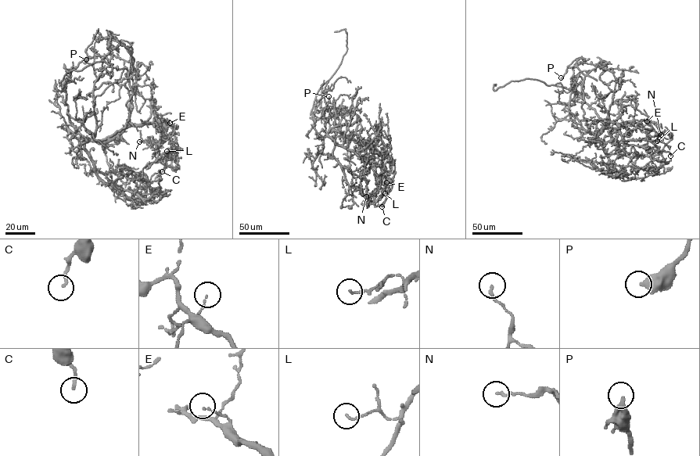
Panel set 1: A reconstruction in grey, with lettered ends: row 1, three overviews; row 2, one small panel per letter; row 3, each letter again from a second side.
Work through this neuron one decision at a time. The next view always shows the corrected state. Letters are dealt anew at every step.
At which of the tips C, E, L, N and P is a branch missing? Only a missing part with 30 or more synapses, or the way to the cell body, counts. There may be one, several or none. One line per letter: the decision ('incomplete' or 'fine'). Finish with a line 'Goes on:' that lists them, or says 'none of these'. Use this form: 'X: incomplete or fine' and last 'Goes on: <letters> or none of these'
C: fine
E: fine
L: fine
N: fine
P: fine
Goes on: none of these

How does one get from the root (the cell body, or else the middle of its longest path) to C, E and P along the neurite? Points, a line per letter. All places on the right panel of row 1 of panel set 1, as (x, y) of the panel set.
C: (600, 129), (596, 134), (612, 122), (619, 127), (622, 141), (649, 140), (670, 156)
E: (600, 129), (596, 134), (609, 122), (621, 124), (634, 120), (647, 121)
P: (600, 129), (590, 134), (583, 116), (584, 76), (577, 66), (584, 62), (583, 58), (574, 60), (561, 77)

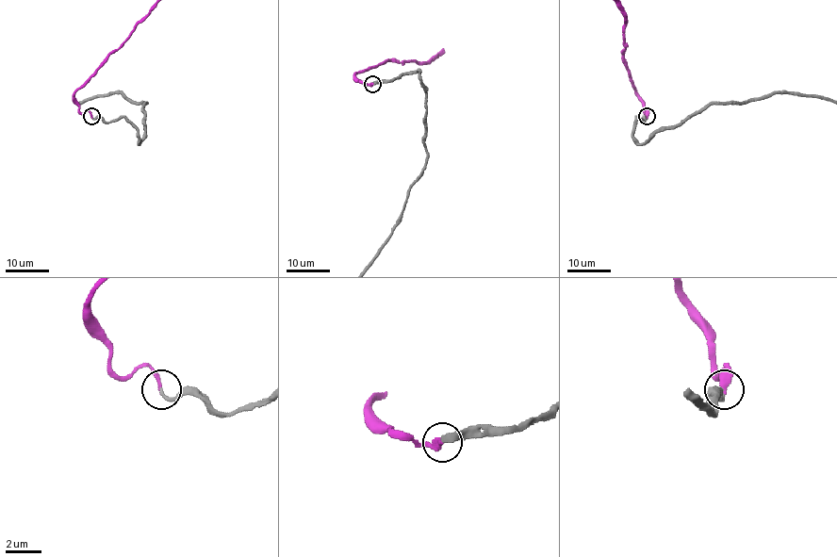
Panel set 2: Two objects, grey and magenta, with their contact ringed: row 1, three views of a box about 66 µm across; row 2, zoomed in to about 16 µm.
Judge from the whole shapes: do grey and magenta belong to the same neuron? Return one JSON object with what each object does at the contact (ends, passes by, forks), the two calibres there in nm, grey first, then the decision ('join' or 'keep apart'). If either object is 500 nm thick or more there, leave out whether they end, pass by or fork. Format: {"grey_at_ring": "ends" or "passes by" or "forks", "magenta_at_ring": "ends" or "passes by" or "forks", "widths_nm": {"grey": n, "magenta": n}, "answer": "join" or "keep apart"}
{"grey_at_ring": "ends", "magenta_at_ring": "ends", "widths_nm": {"grey": 260, "magenta": 280}, "answer": "join"}

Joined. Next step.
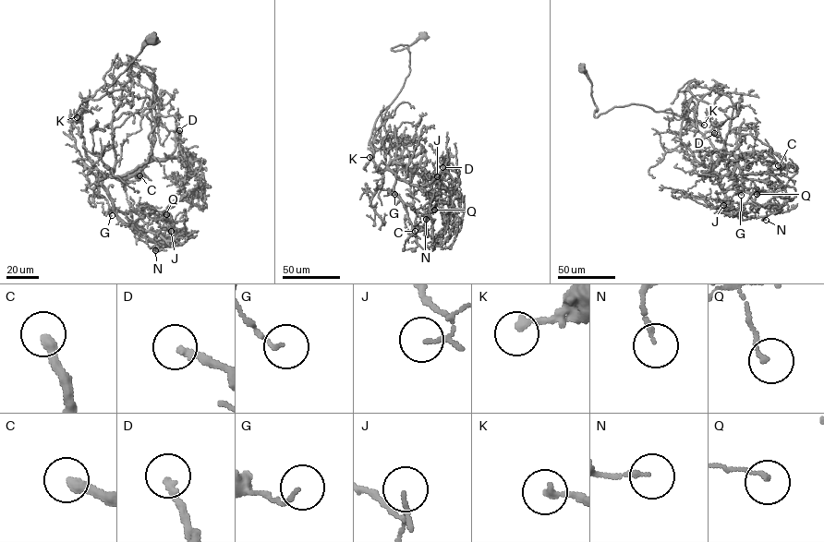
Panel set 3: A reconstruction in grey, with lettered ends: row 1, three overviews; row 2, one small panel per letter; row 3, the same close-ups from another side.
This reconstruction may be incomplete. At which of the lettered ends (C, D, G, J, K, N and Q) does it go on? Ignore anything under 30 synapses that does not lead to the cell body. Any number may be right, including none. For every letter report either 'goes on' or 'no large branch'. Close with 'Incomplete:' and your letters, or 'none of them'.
C: no large branch
D: no large branch
G: no large branch
J: no large branch
K: no large branch
N: no large branch
Q: no large branch
Incomplete: none of them

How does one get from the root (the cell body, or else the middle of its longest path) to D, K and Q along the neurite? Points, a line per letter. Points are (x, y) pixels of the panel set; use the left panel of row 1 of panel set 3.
D: (151, 39), (106, 90), (130, 108), (120, 89), (77, 111), (85, 152), (127, 178), (175, 158), (179, 130)
K: (151, 39), (106, 90), (130, 108), (77, 111), (102, 174), (147, 161), (148, 97), (77, 117)
Q: (151, 39), (106, 90), (130, 108), (120, 89), (77, 114), (115, 214), (152, 240), (166, 214)

